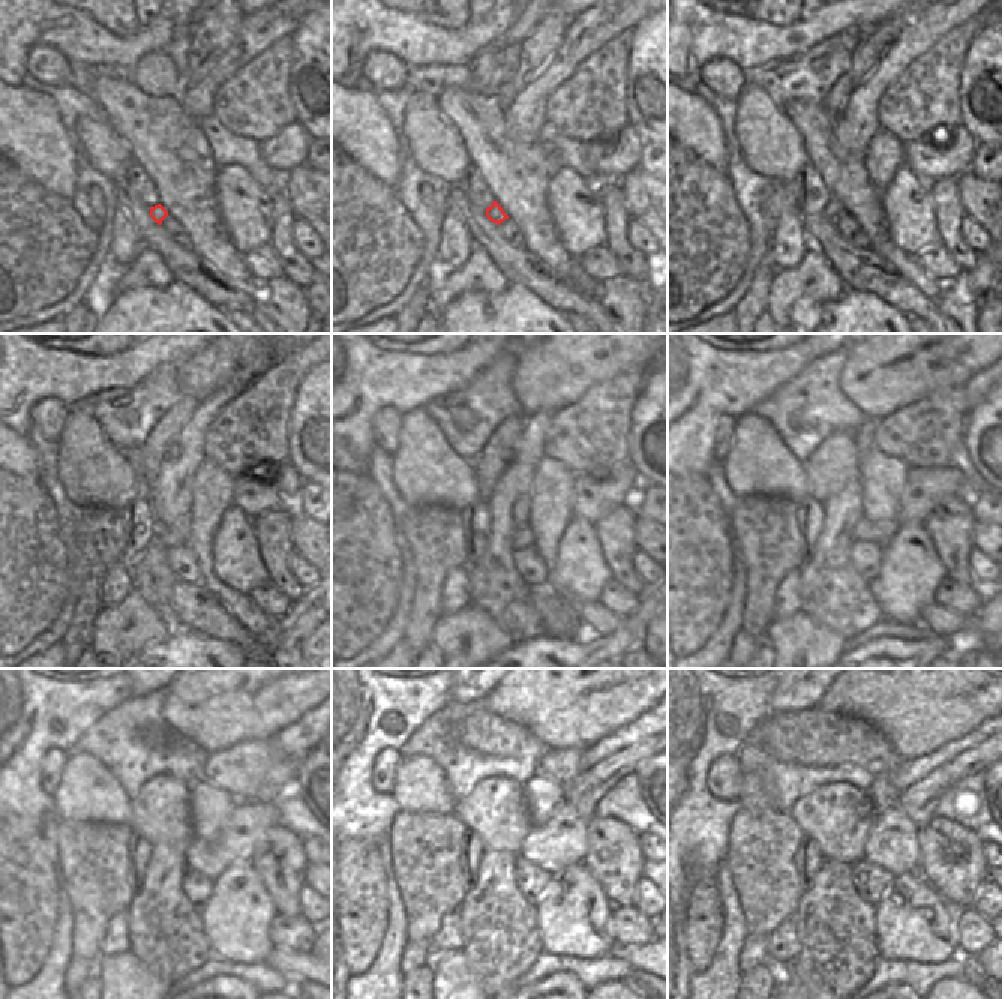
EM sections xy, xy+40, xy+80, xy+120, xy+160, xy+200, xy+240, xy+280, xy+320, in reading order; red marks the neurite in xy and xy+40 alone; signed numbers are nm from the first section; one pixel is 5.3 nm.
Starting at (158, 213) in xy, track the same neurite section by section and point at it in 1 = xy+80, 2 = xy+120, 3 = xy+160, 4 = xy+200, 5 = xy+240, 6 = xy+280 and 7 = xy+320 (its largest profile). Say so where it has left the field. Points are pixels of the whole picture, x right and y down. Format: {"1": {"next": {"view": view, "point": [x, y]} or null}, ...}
{"1": {"next": {"view": "xy+80", "point": [833, 210]}}, "2": {"next": {"view": "xy+120", "point": [177, 534]}}, "3": {"next": {"view": "xy+160", "point": [524, 537]}}, "4": {"next": {"view": "xy+200", "point": [925, 488]}}, "5": {"next": {"view": "xy+240", "point": [249, 819]}}, "6": {"next": {"view": "xy+280", "point": [563, 842]}}, "7": {"next": {"view": "xy+320", "point": [893, 840]}}}

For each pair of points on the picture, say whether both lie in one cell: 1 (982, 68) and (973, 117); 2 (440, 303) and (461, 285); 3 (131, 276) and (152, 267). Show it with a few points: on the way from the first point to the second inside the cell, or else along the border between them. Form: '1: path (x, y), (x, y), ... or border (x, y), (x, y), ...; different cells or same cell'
1: path (977, 80), (965, 95), (968, 105); same cell
2: path (444, 297), (455, 287); same cell
3: path (135, 275), (147, 269); same cell

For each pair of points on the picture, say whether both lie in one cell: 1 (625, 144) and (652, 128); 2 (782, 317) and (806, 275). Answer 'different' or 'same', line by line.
1: different
2: same

